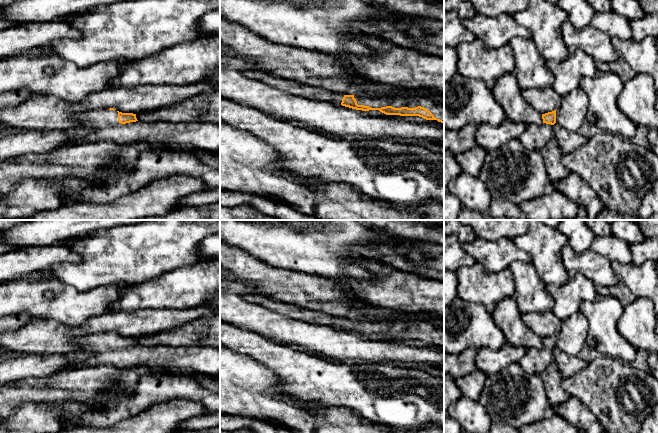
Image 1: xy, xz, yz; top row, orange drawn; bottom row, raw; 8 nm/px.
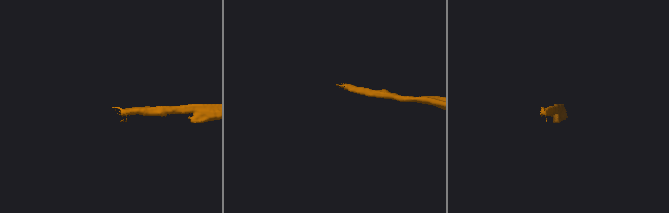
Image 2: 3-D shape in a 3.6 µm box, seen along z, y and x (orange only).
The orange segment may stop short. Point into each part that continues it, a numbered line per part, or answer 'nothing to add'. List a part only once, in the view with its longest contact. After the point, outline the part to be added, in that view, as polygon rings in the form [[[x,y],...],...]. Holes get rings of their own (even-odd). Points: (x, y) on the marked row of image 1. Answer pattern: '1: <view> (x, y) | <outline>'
1: xz (377, 95) | [[[381,83],[369,84],[364,94],[354,95],[358,105],[369,106],[371,108],[381,108],[392,106],[394,108],[418,106],[428,109],[436,119],[444,121],[444,104],[438,104],[433,96],[412,96],[410,98],[400,98],[400,94],[407,93],[407,90]]]

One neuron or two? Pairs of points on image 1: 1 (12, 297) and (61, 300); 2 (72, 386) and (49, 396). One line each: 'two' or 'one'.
1: one
2: one

